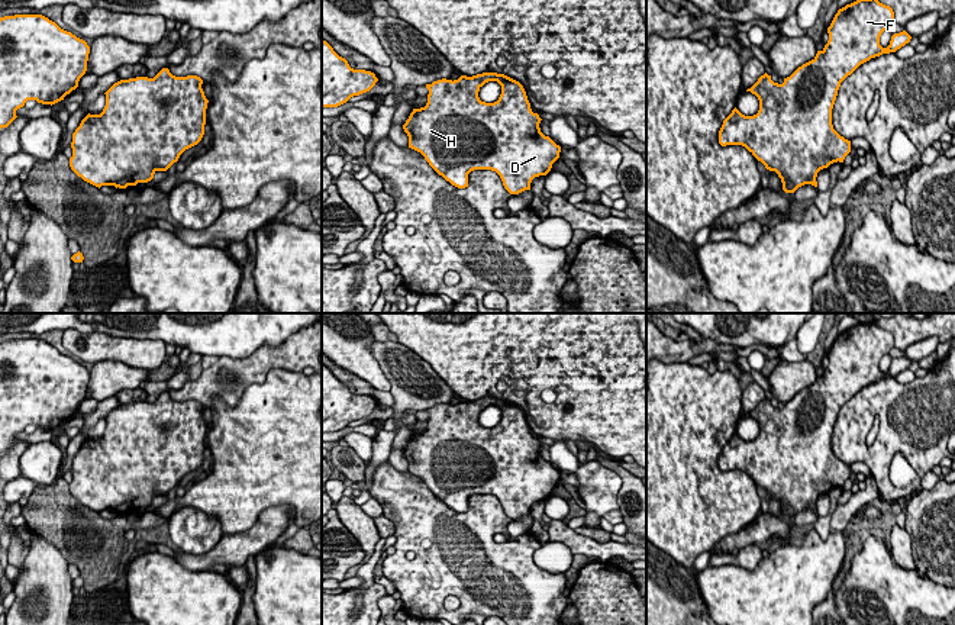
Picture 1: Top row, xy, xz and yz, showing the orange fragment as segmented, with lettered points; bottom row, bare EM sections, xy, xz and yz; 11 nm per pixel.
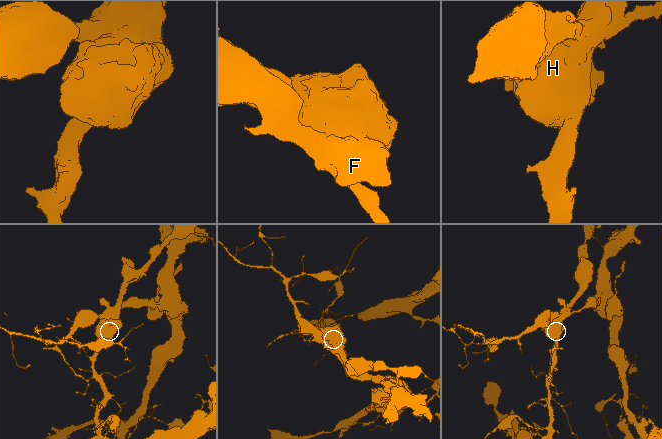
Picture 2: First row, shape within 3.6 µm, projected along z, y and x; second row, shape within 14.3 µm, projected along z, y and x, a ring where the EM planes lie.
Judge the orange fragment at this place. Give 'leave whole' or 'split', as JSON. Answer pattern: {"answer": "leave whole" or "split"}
{"answer": "split"}

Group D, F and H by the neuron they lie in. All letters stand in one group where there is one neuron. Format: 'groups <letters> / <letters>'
groups D F / H

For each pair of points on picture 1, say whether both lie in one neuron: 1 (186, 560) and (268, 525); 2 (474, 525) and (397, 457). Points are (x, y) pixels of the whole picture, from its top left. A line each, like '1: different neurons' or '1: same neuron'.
1: same neuron
2: different neurons

